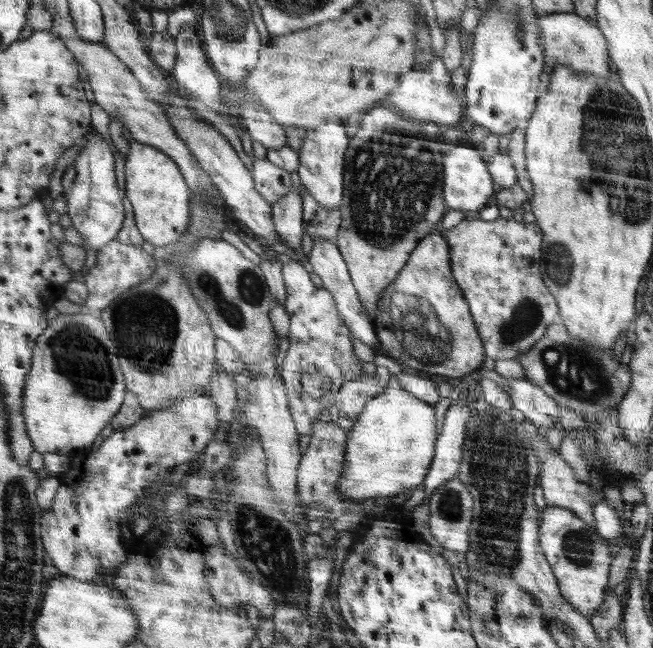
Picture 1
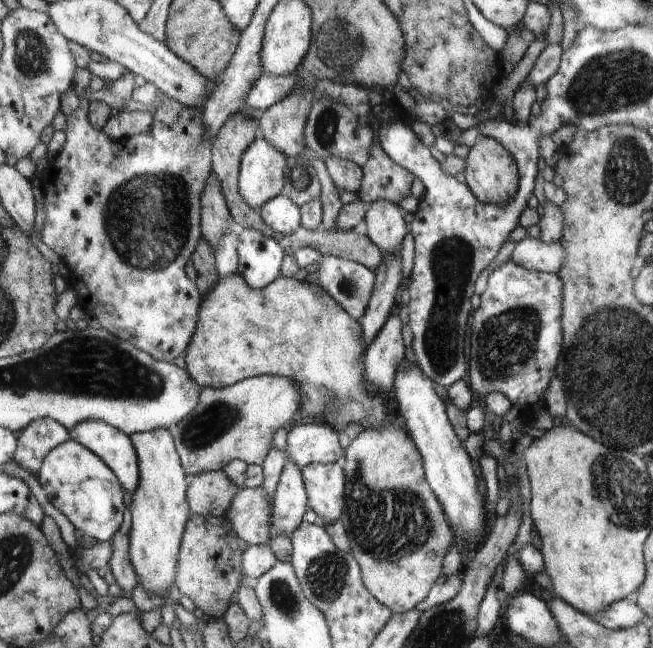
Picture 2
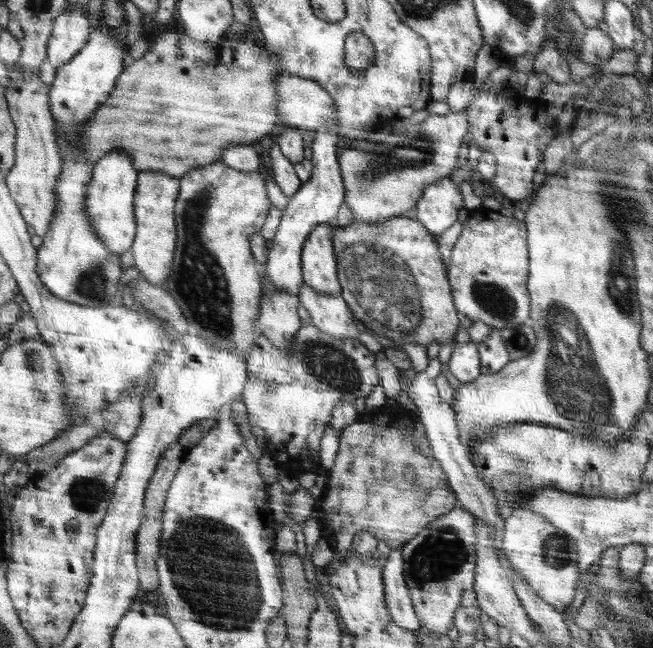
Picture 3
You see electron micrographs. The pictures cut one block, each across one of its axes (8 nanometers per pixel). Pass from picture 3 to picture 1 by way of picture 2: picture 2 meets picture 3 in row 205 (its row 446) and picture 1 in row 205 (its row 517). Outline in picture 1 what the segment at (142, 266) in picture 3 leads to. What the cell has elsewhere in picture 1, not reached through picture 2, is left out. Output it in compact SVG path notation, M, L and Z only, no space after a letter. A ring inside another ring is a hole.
M132 139L126 158L126 196L133 206L135 225L142 238L155 247L168 246L187 234L190 218L190 192L183 172L166 153Z

